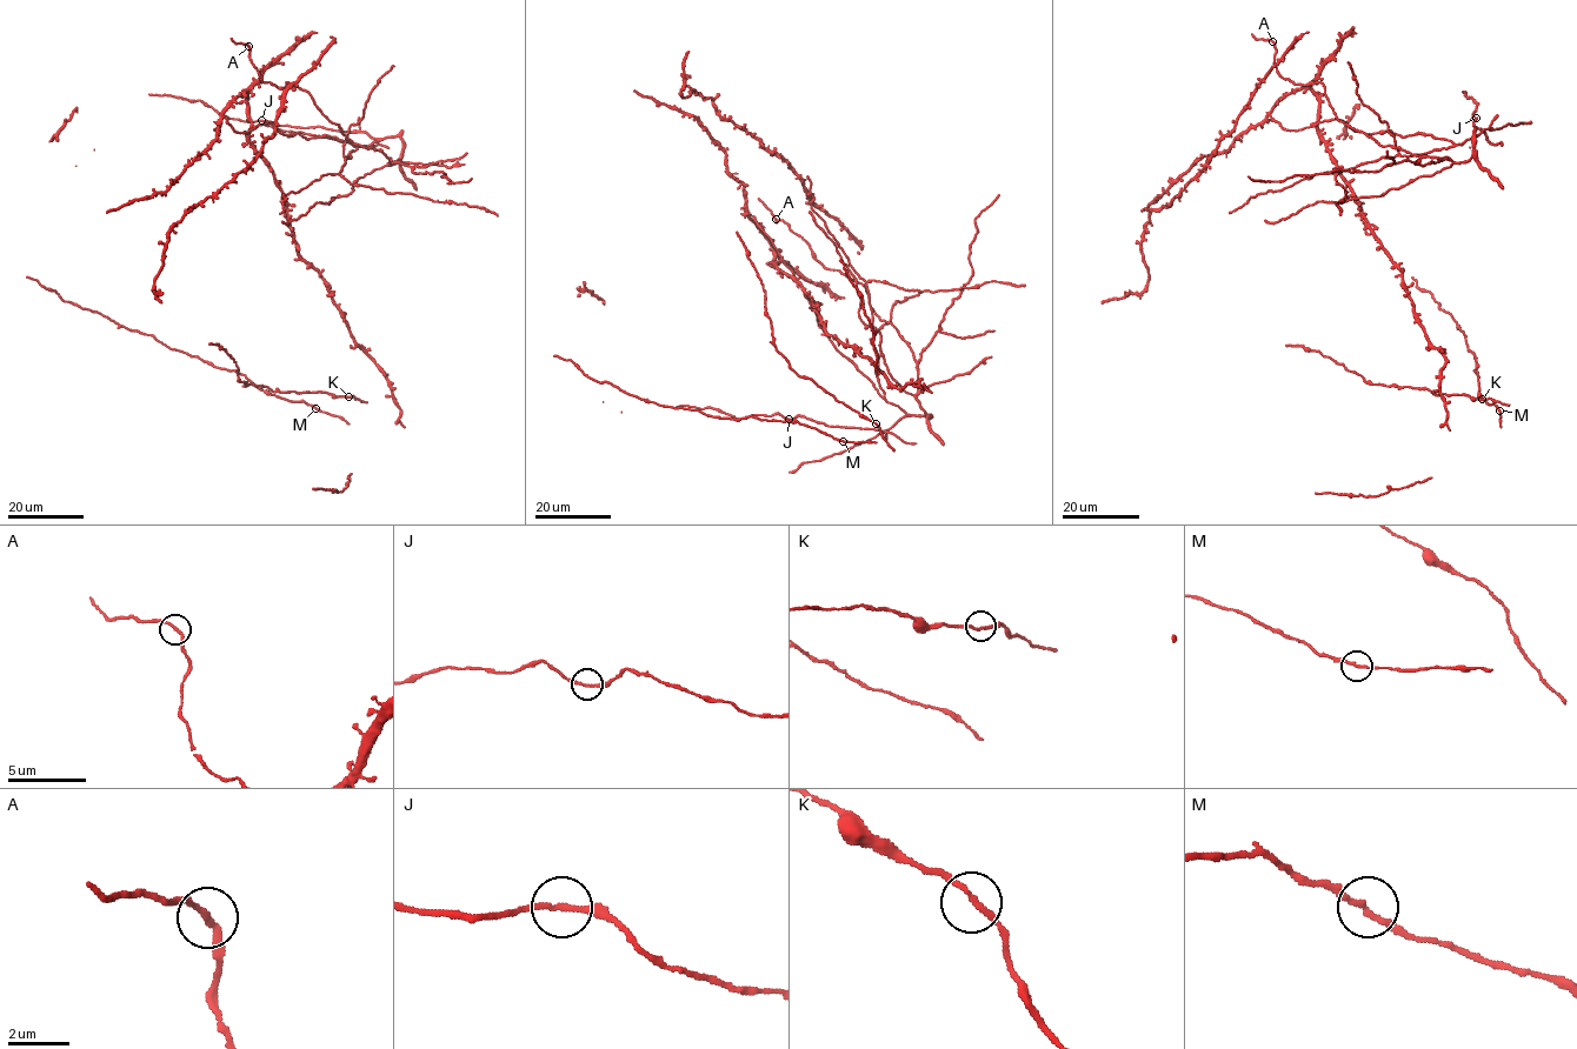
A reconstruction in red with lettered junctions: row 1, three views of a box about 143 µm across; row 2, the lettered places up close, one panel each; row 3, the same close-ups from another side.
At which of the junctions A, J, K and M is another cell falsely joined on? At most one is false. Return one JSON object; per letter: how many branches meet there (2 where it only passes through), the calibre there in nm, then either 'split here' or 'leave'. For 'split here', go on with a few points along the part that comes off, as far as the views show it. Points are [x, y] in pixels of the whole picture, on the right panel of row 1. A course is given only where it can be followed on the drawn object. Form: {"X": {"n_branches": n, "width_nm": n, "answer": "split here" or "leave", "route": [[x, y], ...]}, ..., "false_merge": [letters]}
{"A": {"n_branches": 2, "width_nm": 190, "answer": "leave"}, "J": {"n_branches": 2, "width_nm": 190, "answer": "leave"}, "K": {"n_branches": 2, "width_nm": 180, "answer": "leave"}, "M": {"n_branches": 2, "width_nm": 170, "answer": "leave"}, "false_merge": []}

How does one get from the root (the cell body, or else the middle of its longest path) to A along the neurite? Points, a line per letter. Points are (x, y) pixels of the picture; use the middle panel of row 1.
A: (792, 278), (818, 325), (877, 392), (929, 415), (912, 352), (866, 288), (825, 268), (776, 219)

